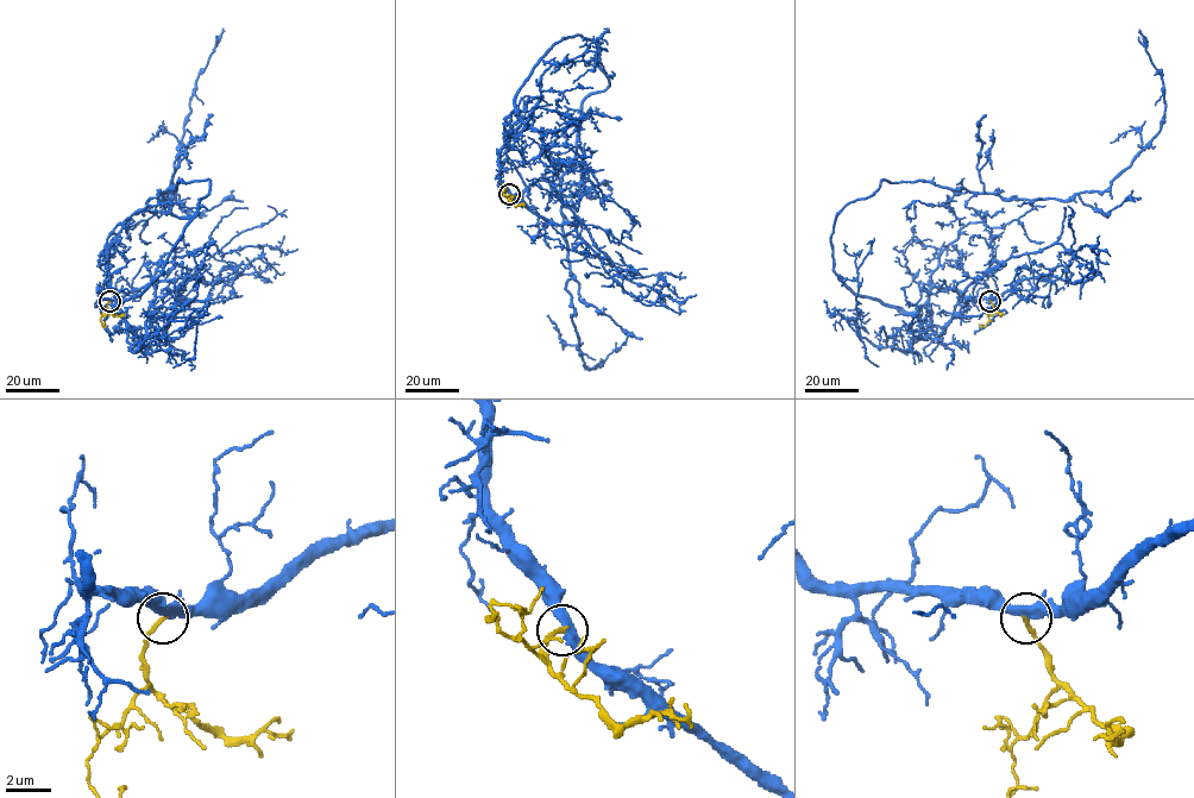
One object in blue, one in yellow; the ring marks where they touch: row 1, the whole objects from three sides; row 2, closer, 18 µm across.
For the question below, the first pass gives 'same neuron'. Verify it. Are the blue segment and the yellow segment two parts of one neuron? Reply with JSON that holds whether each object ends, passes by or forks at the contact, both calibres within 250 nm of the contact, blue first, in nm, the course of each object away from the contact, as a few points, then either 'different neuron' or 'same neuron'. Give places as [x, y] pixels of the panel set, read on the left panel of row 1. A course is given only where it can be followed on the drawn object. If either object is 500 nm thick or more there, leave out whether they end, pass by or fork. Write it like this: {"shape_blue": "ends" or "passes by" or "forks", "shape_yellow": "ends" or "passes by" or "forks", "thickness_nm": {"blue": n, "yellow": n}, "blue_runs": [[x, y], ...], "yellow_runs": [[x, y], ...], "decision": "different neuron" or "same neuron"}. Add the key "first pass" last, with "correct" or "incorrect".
{"shape_blue": "passes by", "shape_yellow": "ends", "thickness_nm": {"blue": 440, "yellow": 190}, "blue_runs": [[108, 301], [99, 291], [110, 286], [106, 240], [158, 192], [170, 200], [193, 90], [222, 27]], "yellow_runs": [[108, 301], [100, 320], [105, 327], [101, 325]], "decision": "different neuron", "first pass": "incorrect"}

